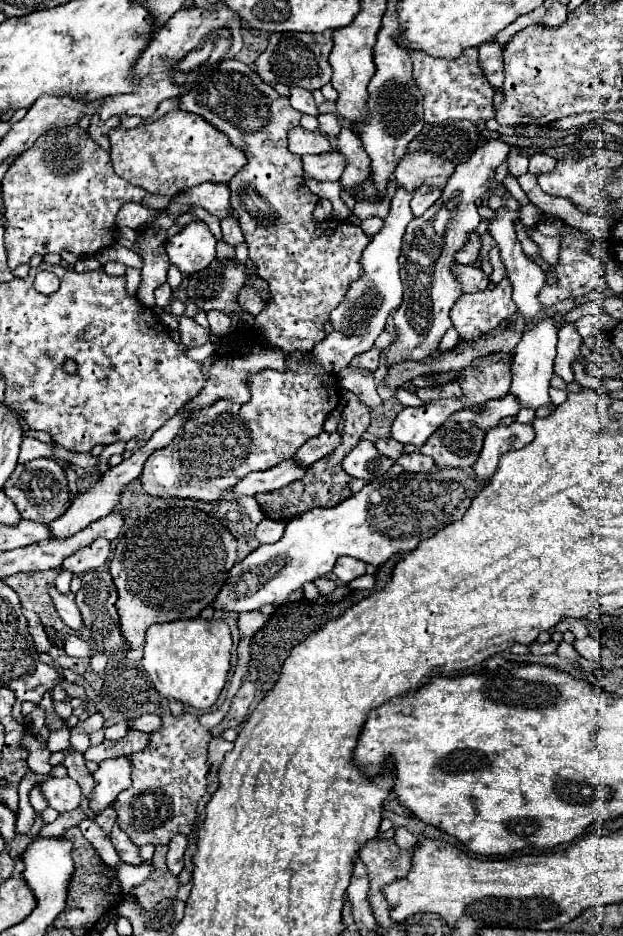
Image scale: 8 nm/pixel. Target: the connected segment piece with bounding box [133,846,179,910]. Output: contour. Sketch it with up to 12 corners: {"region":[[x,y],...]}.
{"region":[[167,846],[155,848],[155,870],[133,896],[147,910],[175,898],[179,880],[165,866]]}

